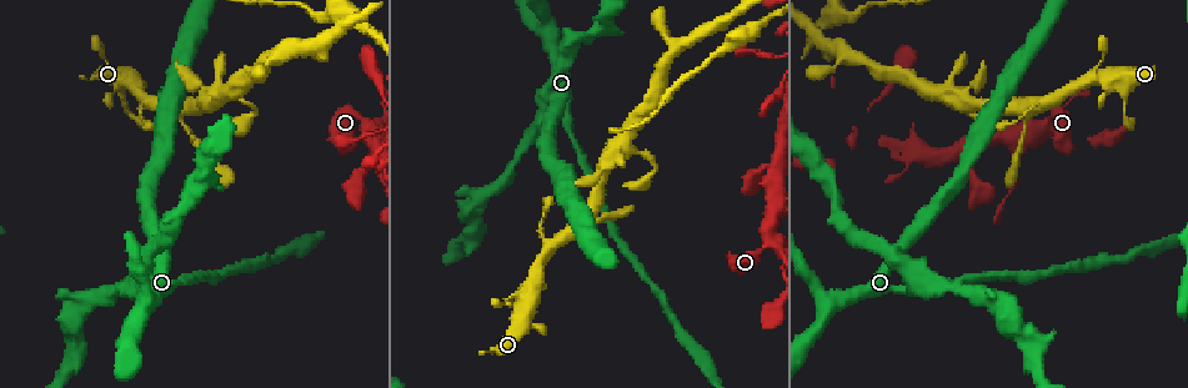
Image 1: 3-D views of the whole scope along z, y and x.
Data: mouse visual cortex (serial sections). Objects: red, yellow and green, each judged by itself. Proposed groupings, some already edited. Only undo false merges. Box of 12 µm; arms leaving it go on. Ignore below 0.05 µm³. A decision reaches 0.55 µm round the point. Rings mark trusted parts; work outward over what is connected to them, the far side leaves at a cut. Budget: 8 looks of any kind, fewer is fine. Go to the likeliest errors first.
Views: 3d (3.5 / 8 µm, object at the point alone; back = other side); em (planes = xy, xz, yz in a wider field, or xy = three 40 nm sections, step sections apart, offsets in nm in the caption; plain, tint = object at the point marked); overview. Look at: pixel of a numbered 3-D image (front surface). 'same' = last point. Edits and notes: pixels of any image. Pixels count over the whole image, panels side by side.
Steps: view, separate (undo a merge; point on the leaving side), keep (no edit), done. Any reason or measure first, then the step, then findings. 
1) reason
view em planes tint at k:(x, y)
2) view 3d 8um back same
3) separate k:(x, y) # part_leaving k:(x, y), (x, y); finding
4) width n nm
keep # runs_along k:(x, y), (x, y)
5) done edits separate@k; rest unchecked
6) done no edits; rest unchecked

abrupt turn
view 3d 3.5um at 1:(895, 256)

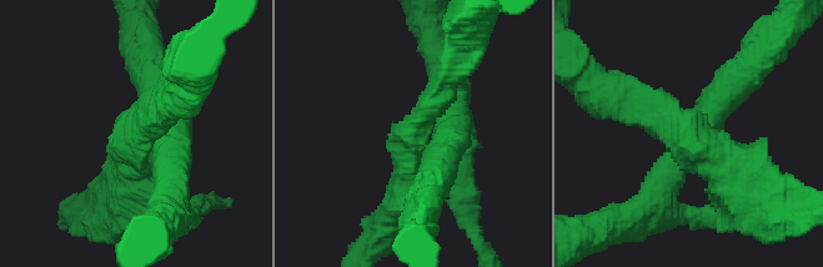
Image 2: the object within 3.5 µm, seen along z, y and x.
arms 4; arm_widths 350, 350, 450, 500 nm; shape alone is not enough
view em xy step 5 tint at 2:(415, 142)

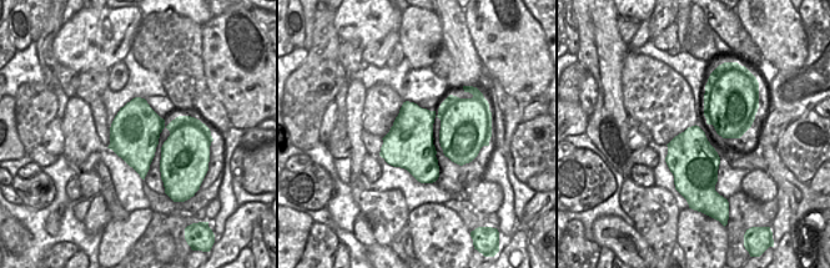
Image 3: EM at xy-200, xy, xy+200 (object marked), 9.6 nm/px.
keep # runs_along 2:(450, 106), (400, 205); one cell here

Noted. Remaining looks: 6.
looks like a crossing
view 3d 3.5um at 1:(628, 152)

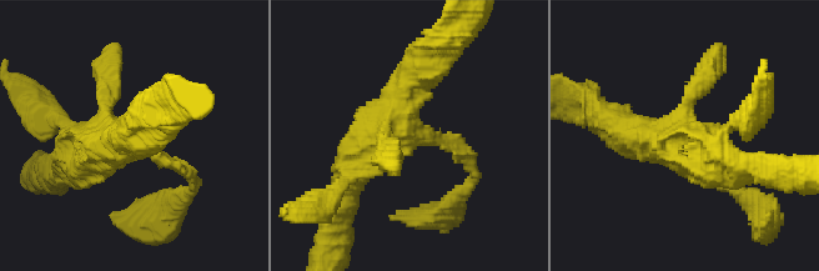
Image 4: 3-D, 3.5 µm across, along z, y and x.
view em xy step 1 tint at 4:(411, 137)

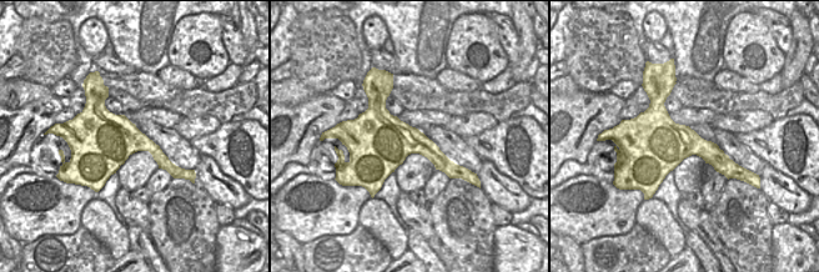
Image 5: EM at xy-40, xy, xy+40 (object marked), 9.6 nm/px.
cut it another way
view em xy step 2 tint same

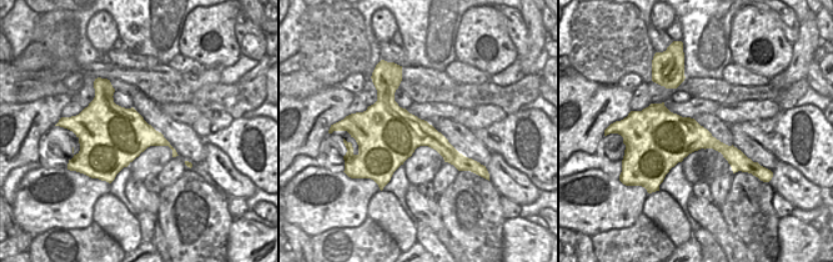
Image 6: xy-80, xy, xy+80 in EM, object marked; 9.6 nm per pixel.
keep # runs_along 4:(343, 196), (423, 69); one cell here

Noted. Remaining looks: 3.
branch point
view em xy step 1 tint at 1:(830, 306)

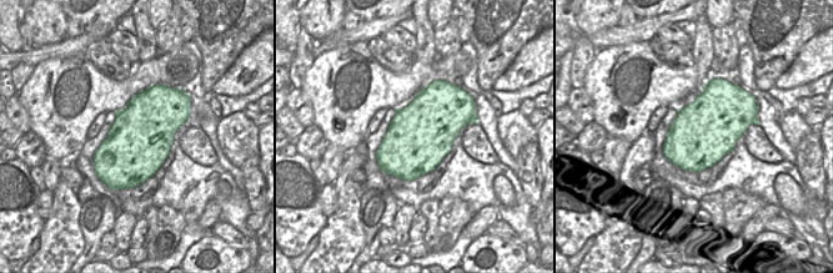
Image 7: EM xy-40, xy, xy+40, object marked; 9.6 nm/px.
view 3d 3.5um same

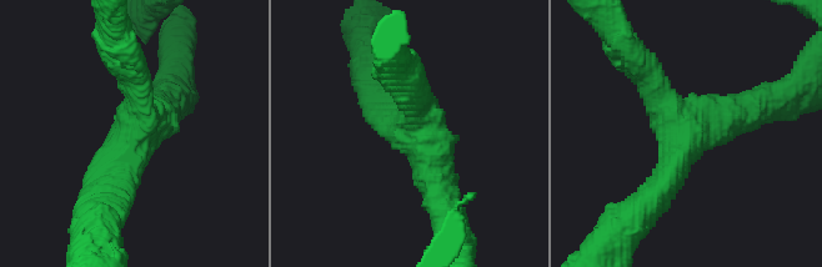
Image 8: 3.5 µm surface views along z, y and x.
arms 3; arm_widths 350, 450, 450 nm
keep # runs_along 8:(760, 102), (705, 119), (651, 199); one cell here

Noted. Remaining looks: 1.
done no edits; rest unchecked

